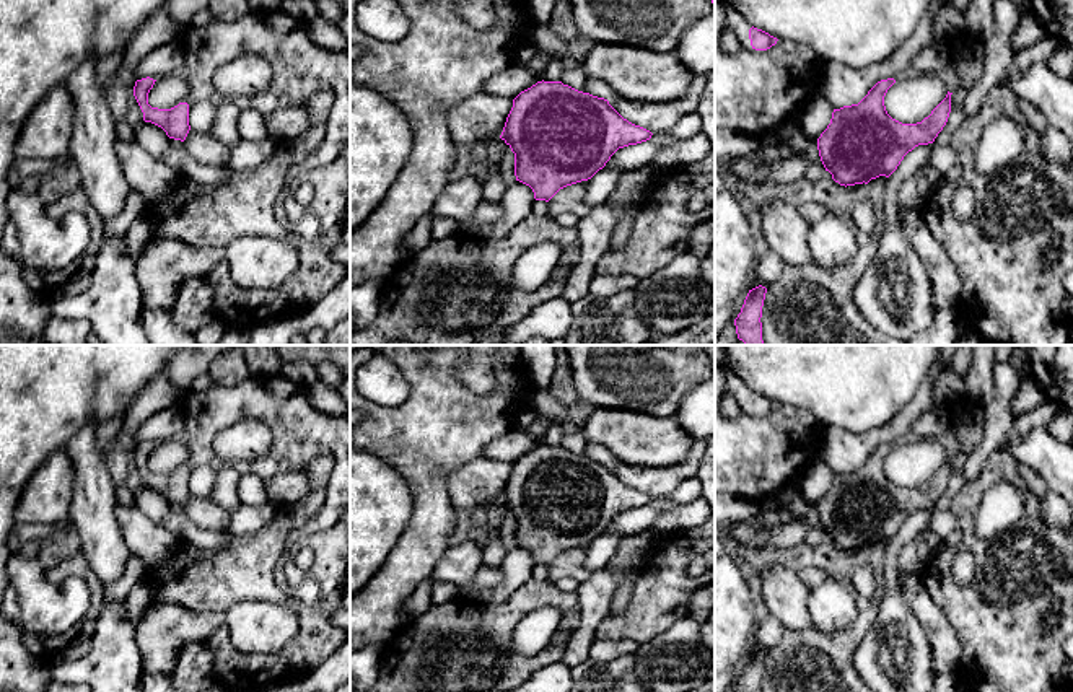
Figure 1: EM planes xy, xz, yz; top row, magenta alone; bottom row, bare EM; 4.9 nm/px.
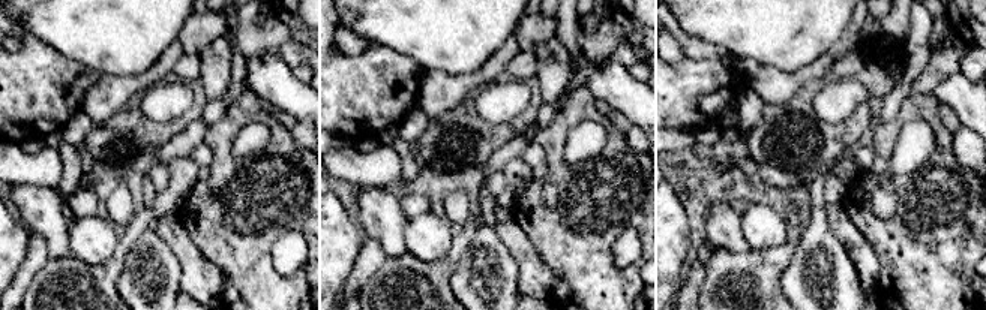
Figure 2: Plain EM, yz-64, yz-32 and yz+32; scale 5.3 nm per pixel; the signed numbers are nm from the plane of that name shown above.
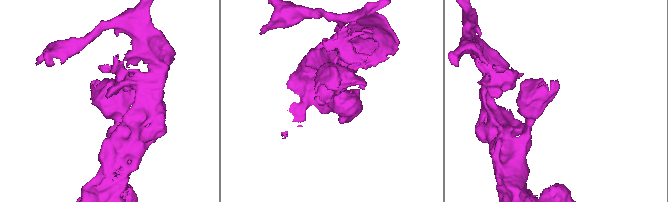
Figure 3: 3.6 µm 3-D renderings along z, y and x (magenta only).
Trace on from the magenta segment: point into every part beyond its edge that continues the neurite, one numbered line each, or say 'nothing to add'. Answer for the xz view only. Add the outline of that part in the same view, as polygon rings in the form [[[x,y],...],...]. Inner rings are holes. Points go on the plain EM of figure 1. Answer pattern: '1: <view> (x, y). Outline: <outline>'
nothing to add

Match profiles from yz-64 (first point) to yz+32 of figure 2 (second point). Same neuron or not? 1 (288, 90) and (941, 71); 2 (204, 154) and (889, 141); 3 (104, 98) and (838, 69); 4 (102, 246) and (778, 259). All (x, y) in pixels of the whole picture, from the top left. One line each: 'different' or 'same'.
1: different
2: different
3: different
4: different

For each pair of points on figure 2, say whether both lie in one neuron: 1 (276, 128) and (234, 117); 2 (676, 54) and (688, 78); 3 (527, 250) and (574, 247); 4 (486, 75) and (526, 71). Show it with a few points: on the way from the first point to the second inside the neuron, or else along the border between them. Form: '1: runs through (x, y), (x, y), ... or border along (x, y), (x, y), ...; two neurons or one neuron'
1: runs through (266, 117), (245, 116); one neuron
2: border along (686, 57), (671, 65); two neurons
3: border along (517, 220), (551, 270), (553, 282); two neurons
4: border along (520, 50), (508, 65), (505, 75); two neurons

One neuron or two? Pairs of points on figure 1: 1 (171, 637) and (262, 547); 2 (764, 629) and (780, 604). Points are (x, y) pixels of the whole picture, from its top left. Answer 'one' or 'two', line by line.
1: two
2: two

